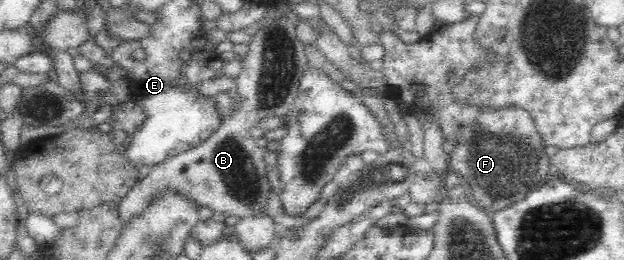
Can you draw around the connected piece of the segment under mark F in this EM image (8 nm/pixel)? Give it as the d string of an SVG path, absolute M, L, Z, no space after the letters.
M469 17L467 21L455 22L447 29L429 32L425 37L415 43L401 42L393 33L386 31L379 34L384 46L383 66L380 71L386 85L401 87L401 99L409 105L411 113L417 121L422 121L420 115L423 112L435 112L439 116L439 122L445 130L446 138L453 139L455 147L450 154L448 167L453 169L463 181L470 186L475 202L488 212L499 211L509 207L512 203L524 198L524 195L533 187L545 181L553 173L549 167L550 157L545 153L545 146L541 142L541 136L537 134L532 117L528 111L509 107L499 111L480 111L474 107L458 105L452 101L451 86L470 68L477 60L491 60L489 53L476 47L472 43L472 37L476 28L477 17Z

